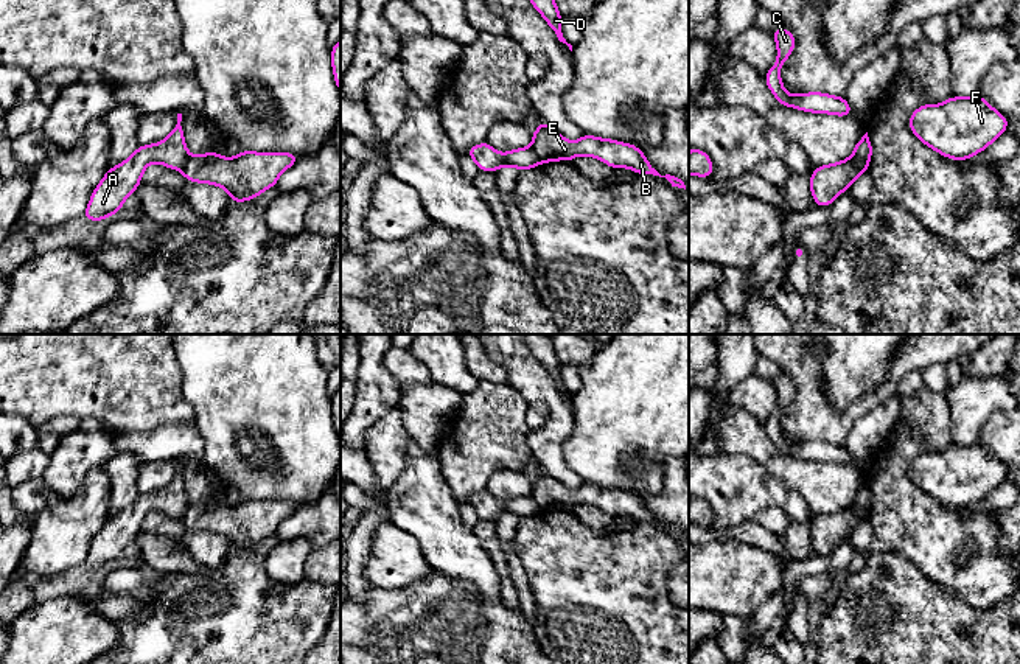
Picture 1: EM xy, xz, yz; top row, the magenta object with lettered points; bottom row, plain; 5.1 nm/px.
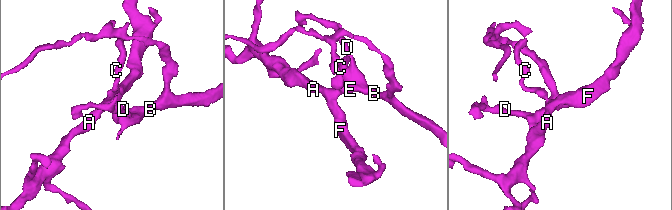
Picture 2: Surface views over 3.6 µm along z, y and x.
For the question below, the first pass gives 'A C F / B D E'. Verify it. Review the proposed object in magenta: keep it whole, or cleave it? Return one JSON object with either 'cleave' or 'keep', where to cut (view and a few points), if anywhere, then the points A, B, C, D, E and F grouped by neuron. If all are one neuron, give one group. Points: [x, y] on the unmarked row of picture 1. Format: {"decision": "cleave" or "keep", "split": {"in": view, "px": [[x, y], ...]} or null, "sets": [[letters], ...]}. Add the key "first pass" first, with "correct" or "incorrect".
{"first pass": "correct", "decision": "cleave", "split": {"in": "xz", "px": [[532, 495], [540, 510]]}, "sets": [["A", "C", "F"], ["B", "D", "E"]]}

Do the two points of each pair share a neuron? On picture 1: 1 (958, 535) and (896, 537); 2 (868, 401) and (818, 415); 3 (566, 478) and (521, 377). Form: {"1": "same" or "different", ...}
{"1": "same", "2": "same", "3": "same"}

